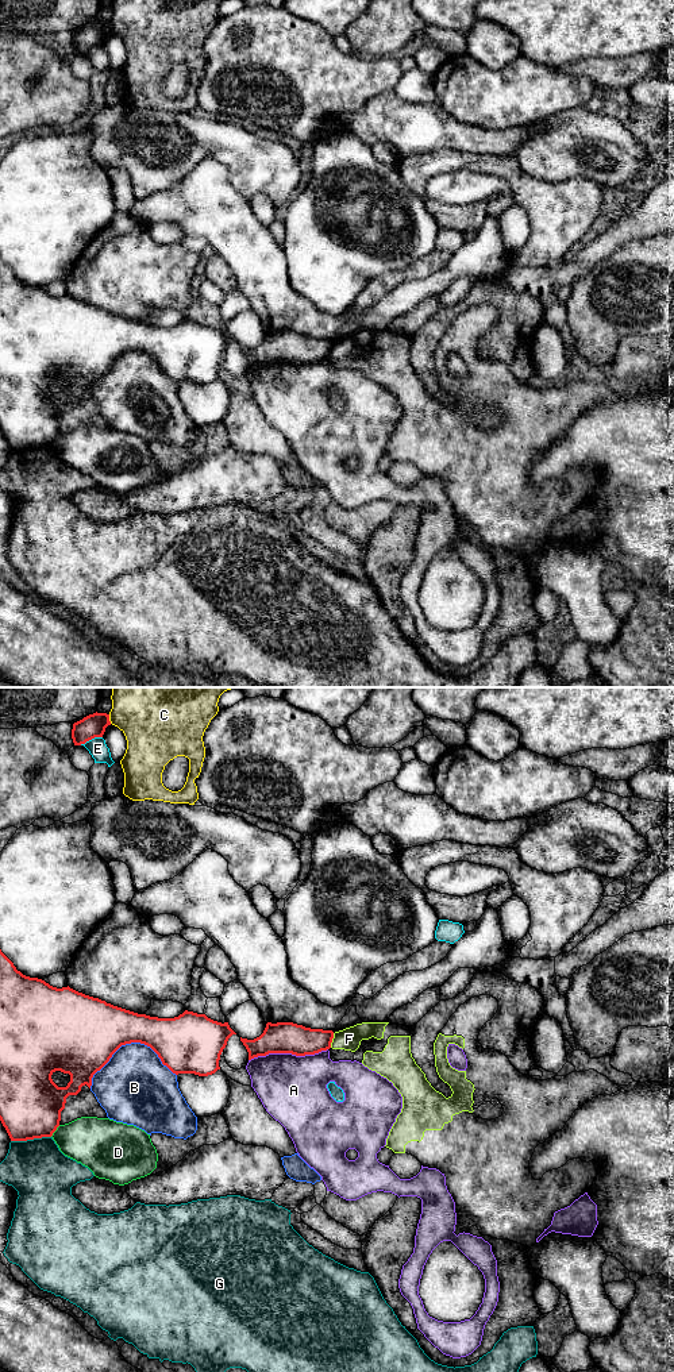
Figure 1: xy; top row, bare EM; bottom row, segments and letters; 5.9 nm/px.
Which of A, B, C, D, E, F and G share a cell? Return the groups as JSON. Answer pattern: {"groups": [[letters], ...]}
{"groups": [["A"], ["B"], ["C"], ["D"], ["E"], ["F"], ["G"]]}

